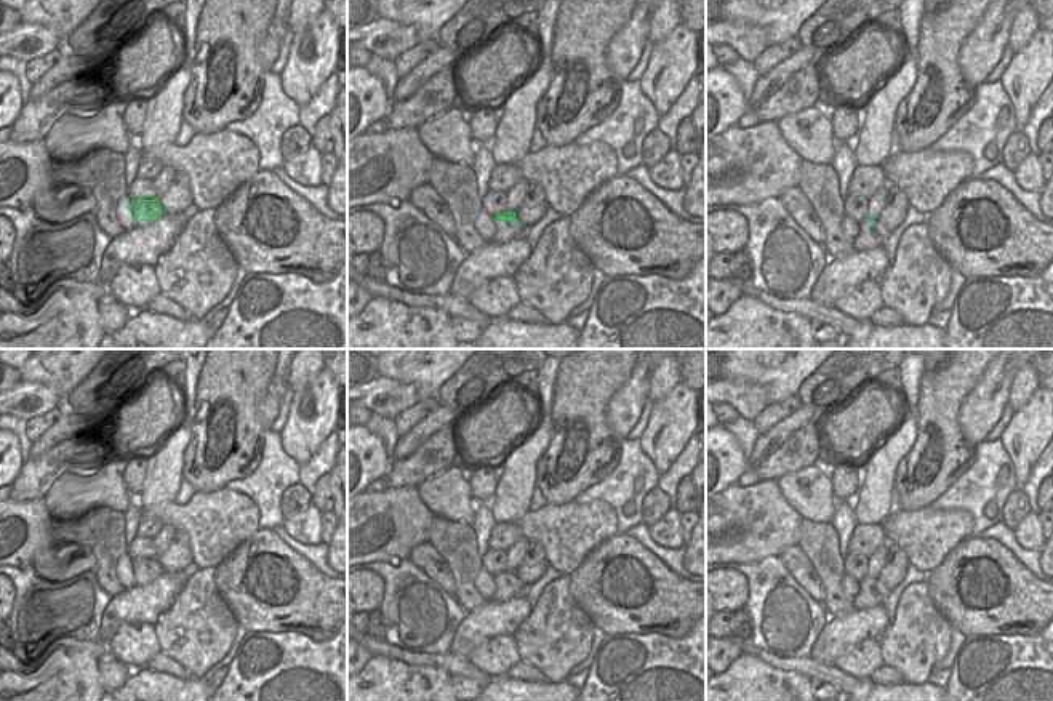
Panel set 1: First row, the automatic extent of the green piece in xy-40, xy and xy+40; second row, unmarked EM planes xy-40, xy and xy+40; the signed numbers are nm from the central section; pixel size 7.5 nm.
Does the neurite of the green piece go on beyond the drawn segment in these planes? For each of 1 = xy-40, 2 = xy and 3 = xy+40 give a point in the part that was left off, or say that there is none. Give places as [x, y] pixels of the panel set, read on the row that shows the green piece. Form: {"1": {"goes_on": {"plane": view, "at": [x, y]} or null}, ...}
{"1": {"goes_on": {"plane": "xy-40", "at": [140, 189]}}, "2": {"goes_on": {"plane": "xy", "at": [495, 204]}}, "3": {"goes_on": null}}

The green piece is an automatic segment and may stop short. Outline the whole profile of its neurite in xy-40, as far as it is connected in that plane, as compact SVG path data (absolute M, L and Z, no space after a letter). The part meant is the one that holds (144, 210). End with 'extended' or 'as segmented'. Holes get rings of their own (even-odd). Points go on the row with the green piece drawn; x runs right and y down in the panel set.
M134 178L126 195L131 200L131 208L134 211L136 222L154 222L163 214L152 181Z | extended

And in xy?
M490 190L486 195L482 197L482 208L494 219L494 222L518 222L515 213L507 211L507 194Z | extended

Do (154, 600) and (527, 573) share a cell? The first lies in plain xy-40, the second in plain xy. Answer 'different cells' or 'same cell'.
different cells

